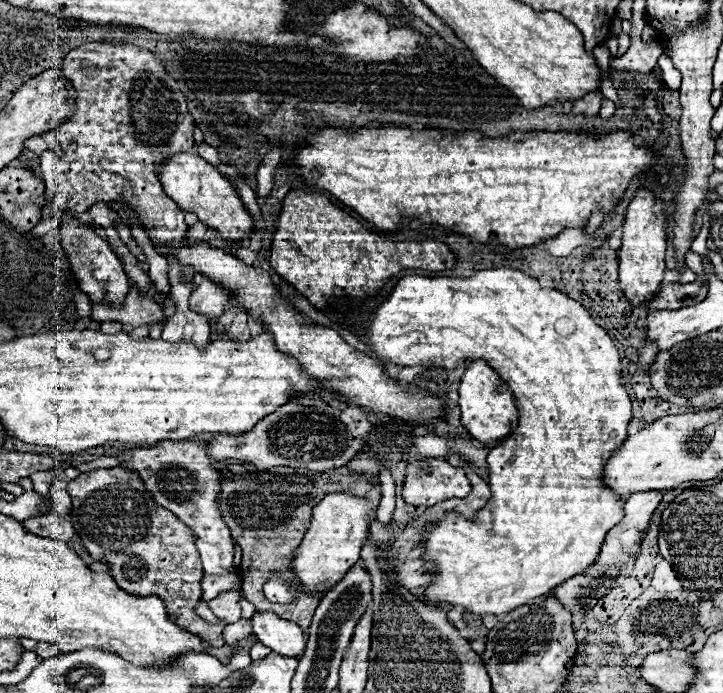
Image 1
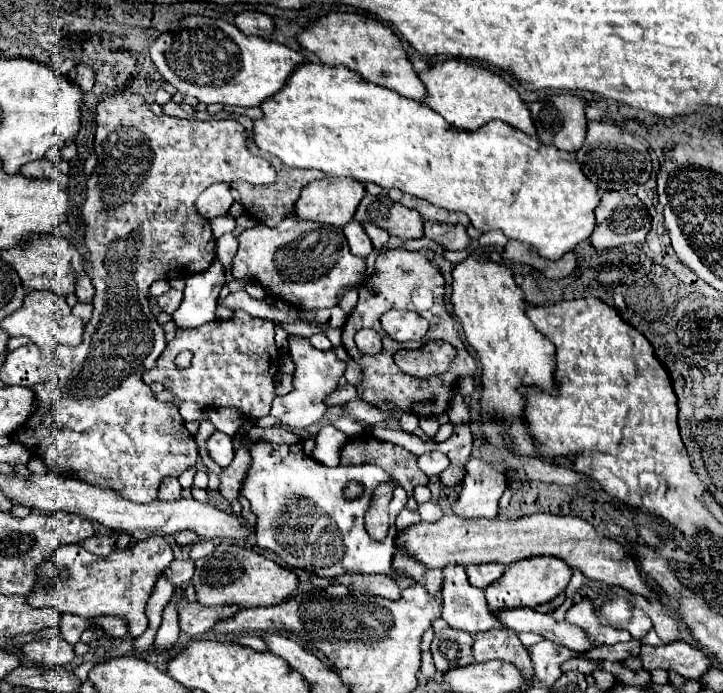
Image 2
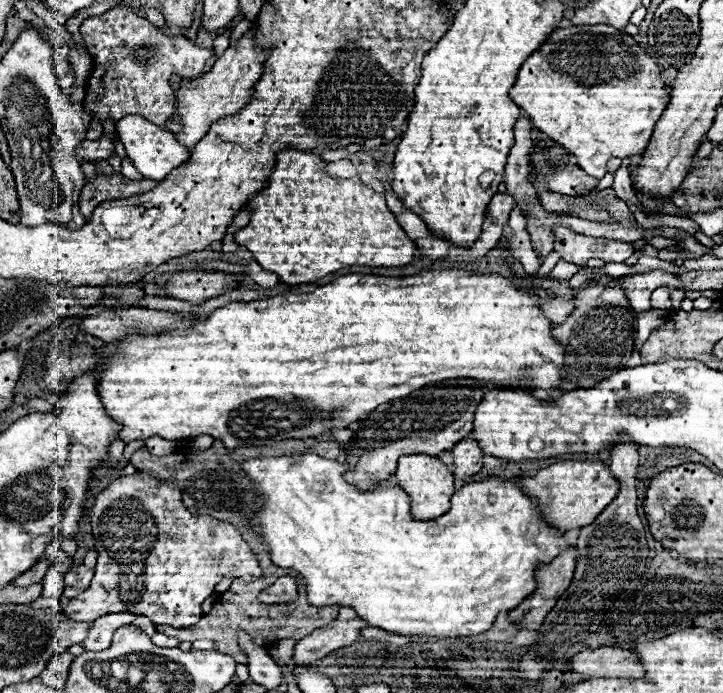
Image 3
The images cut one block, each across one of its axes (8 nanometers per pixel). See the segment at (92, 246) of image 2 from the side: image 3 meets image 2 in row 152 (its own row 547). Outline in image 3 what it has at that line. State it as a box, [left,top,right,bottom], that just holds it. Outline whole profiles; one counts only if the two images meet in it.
[64,472,264,628]

